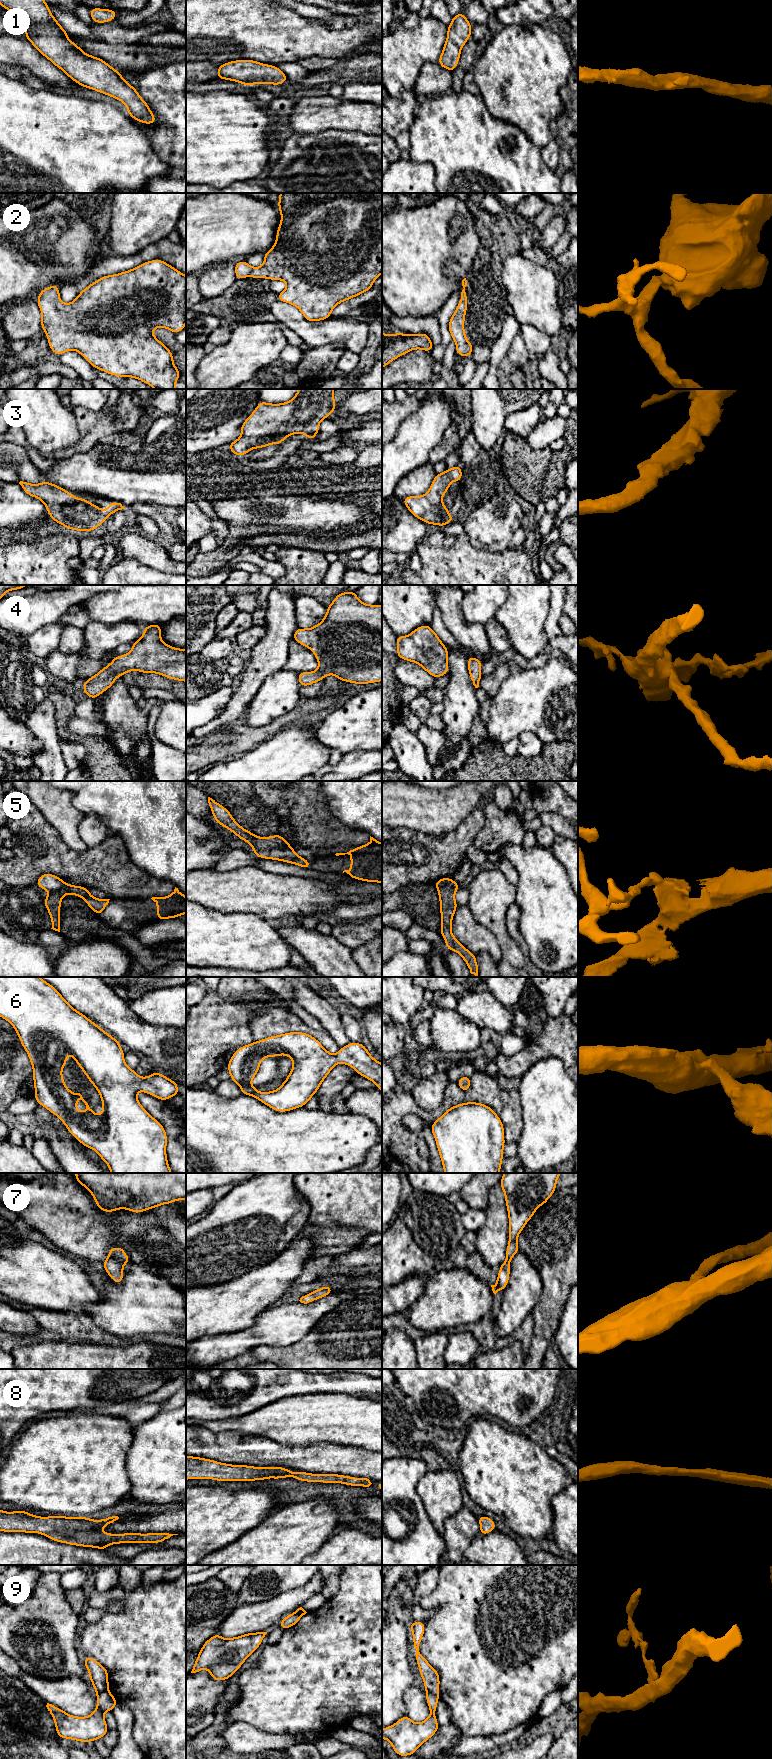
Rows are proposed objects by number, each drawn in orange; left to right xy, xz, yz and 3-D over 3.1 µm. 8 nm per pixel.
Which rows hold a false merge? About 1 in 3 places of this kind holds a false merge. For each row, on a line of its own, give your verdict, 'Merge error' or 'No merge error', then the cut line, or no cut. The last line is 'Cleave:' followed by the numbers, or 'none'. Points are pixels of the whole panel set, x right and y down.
1: No merge error. No split
2: No merge error. No split
3: No merge error. No split
4: No merge error. No split
5: Merge error. Split along xy (64, 883), (59, 889), (50, 893)
6: No merge error. No split
7: No merge error. No split
8: No merge error. No split
9: Merge error. Split along yz (426, 1690), (438, 1698)
Cleave: 5, 9

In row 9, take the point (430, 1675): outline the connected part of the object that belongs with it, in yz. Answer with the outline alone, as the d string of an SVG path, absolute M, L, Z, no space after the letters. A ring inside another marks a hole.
M422 1621L410 1622L410 1630L413 1634L413 1647L415 1651L415 1659L419 1666L419 1673L423 1678L425 1690L431 1692L439 1699L440 1679L438 1671L428 1663L428 1661L421 1655L419 1651L420 1642L425 1631L425 1623Z

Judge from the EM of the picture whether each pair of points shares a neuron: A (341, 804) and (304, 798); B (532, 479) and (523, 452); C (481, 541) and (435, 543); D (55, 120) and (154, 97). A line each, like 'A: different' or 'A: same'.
A: different
B: same
C: different
D: different

